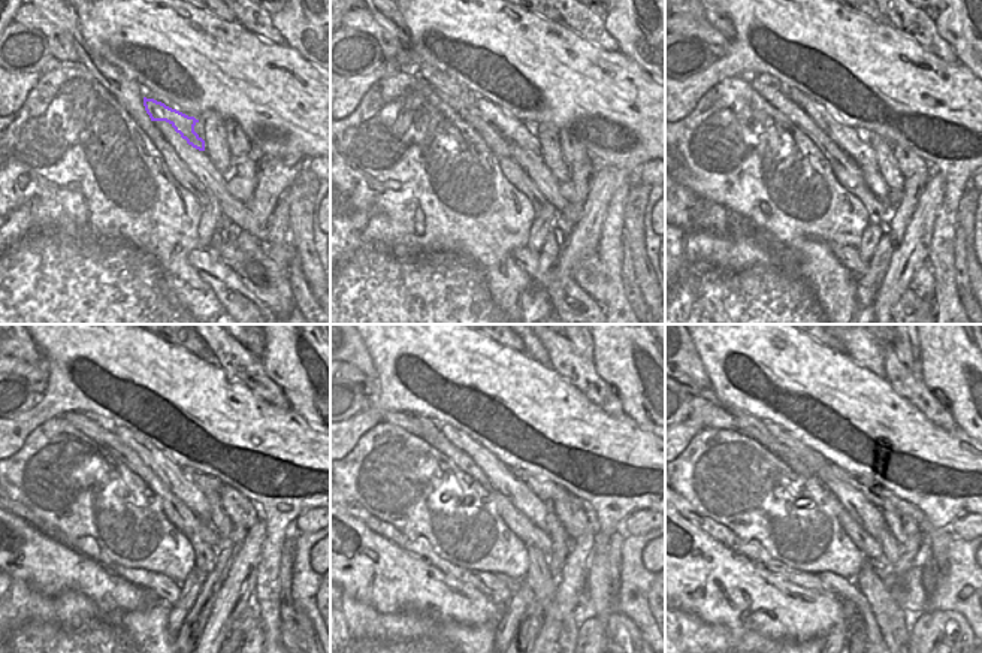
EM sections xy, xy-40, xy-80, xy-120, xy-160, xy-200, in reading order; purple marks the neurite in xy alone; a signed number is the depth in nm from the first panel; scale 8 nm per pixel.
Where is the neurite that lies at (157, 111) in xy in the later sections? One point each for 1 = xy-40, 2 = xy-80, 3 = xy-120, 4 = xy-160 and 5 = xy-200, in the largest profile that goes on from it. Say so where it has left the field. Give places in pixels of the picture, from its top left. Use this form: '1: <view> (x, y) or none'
1: xy-40 (516, 132)
2: xy-80 (846, 138)
3: xy-120 (174, 478)
4: xy-160 (501, 477)
5: xy-200 (860, 508)

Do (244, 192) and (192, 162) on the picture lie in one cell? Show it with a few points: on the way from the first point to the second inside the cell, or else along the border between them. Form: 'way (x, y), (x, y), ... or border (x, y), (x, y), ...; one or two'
border (226, 181), (226, 190), (247, 203); two

